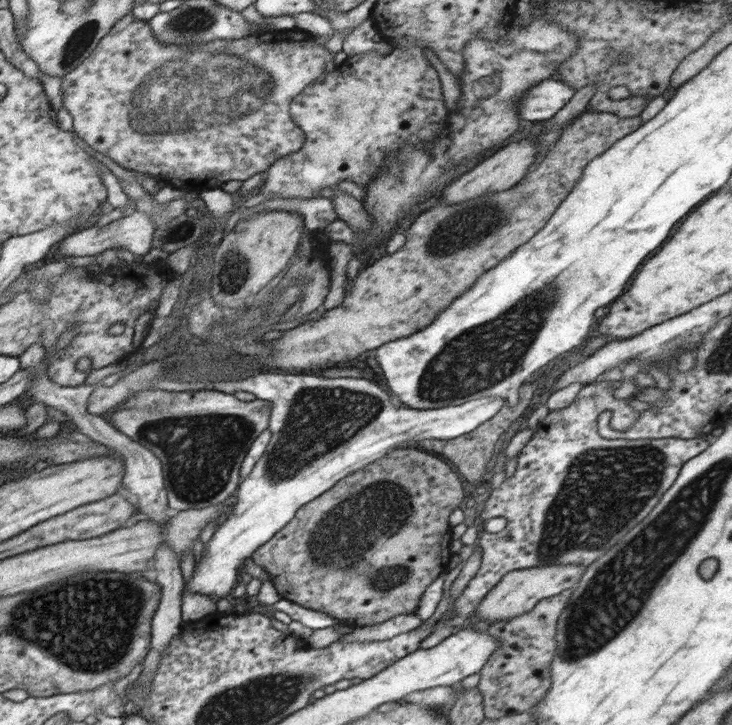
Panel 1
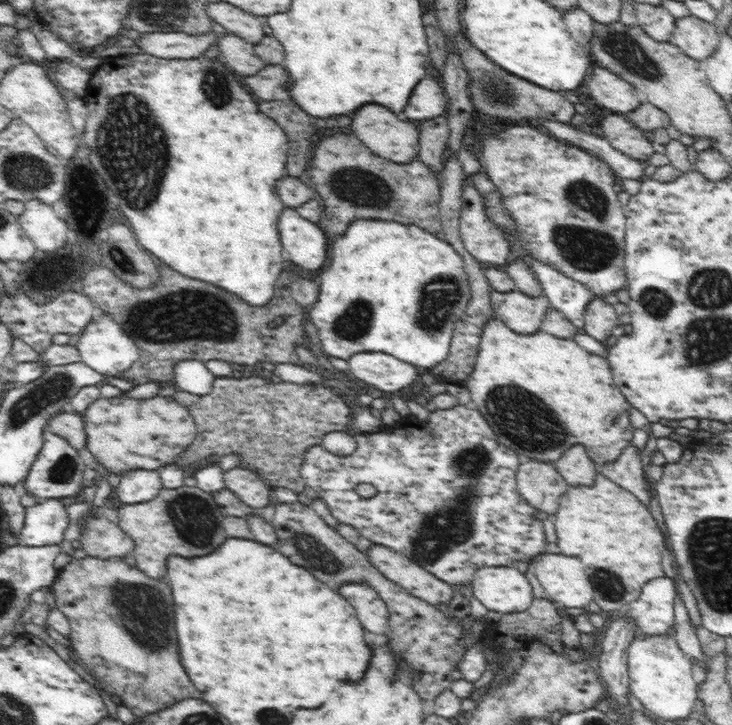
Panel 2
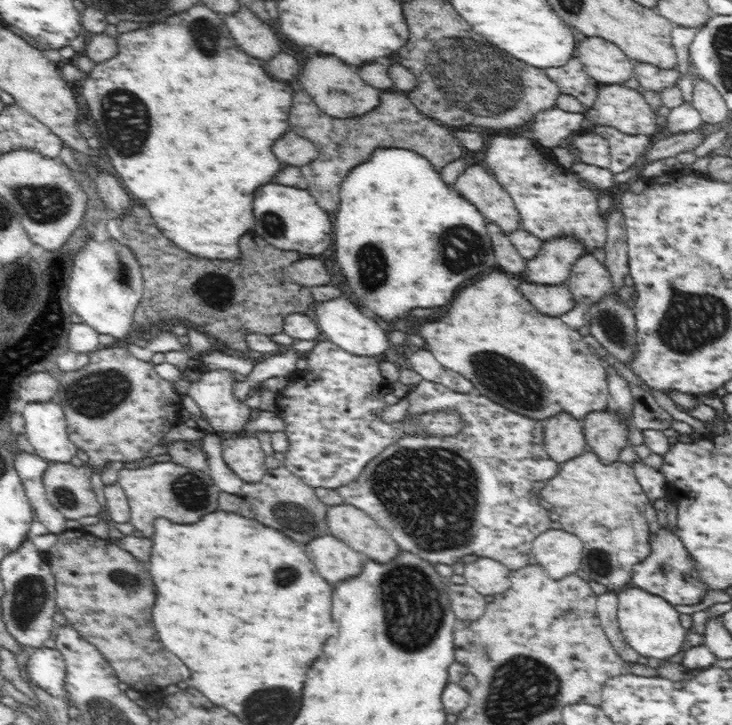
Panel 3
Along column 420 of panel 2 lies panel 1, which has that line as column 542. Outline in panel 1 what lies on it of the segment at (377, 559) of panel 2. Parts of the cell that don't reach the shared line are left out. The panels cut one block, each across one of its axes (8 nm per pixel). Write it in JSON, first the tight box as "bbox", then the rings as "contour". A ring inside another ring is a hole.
{"bbox":[474,564,586,625],"contour":[[[551,564],[513,570],[505,574],[500,582],[490,589],[490,592],[477,604],[474,614],[478,614],[482,620],[487,620],[490,625],[501,620],[510,620],[524,612],[530,612],[541,600],[574,589],[585,570],[586,567],[581,564]]]}

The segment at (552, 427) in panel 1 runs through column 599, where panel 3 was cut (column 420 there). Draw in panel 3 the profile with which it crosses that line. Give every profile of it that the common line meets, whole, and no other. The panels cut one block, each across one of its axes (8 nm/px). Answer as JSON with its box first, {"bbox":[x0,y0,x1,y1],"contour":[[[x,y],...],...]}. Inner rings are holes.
{"bbox":[337,379,560,571],"contour":[[[424,379],[411,387],[405,398],[406,415],[428,414],[433,409],[455,410],[462,421],[461,431],[454,436],[402,435],[373,458],[356,480],[337,488],[344,502],[371,516],[392,535],[401,550],[420,556],[432,565],[452,565],[466,554],[476,554],[497,560],[511,571],[528,566],[532,542],[536,536],[550,530],[553,522],[550,511],[540,506],[534,482],[549,480],[560,470],[560,464],[545,453],[541,421],[512,412],[475,392],[457,393],[443,384]]]}

